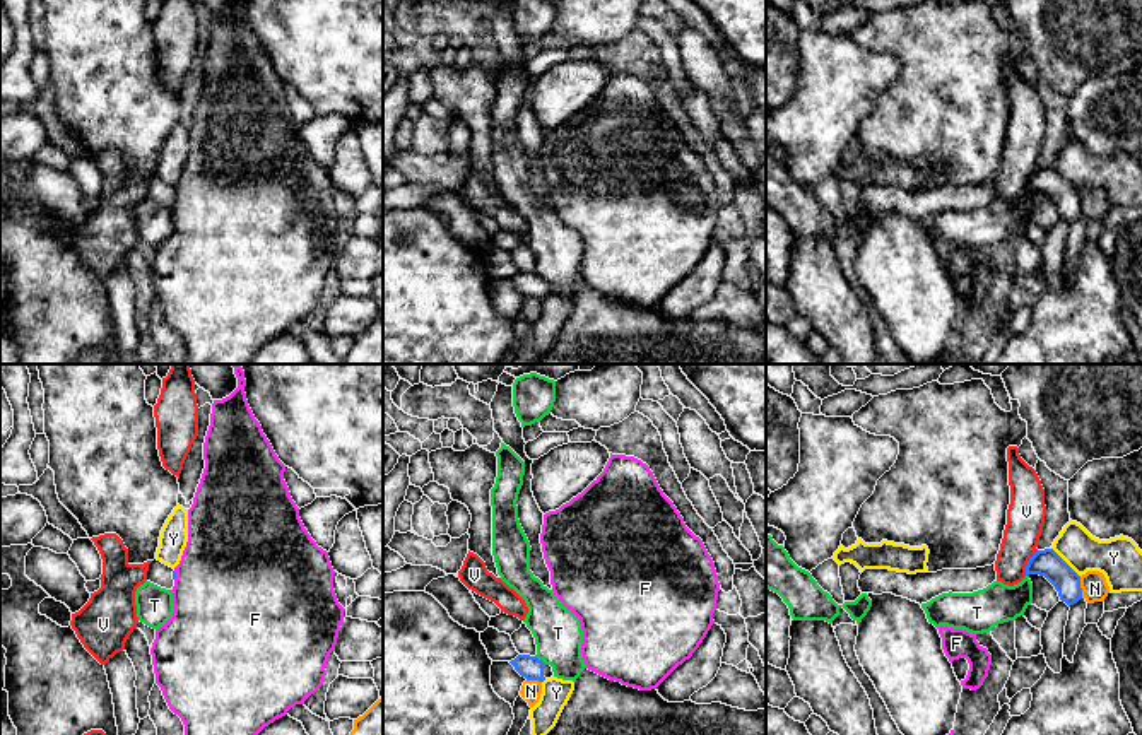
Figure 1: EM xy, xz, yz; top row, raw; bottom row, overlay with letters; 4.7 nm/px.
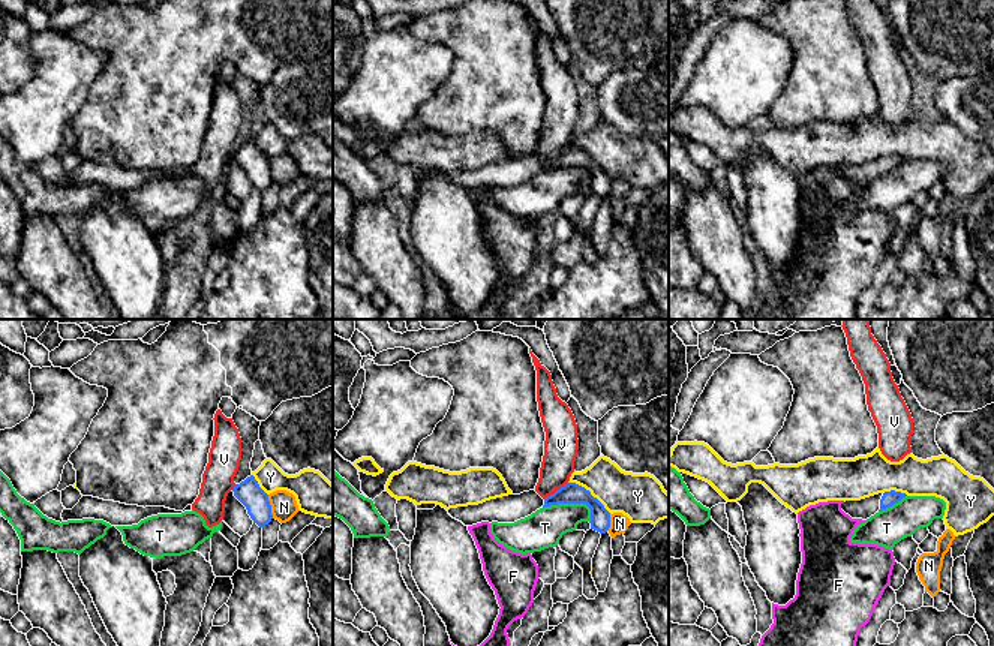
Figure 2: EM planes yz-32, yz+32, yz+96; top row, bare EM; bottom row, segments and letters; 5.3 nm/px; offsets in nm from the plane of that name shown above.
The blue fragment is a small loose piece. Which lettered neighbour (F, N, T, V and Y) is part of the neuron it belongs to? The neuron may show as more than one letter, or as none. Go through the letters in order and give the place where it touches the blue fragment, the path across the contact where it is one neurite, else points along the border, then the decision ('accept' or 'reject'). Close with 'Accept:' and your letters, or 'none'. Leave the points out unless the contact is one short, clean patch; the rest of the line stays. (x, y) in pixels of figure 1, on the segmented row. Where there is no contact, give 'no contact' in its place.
F: meets blue in xy at (175, 575); border along xy (175, 570), (175, 580); reject
N: meets blue in yz at (1079, 587); border along yz (1079, 576), (1083, 597); reject
T: meets blue in xz at (541, 660); border along xz (535, 655), (546, 664); reject
V: meets blue in yz at (1028, 563); border along yz (1036, 549), (1024, 575); reject
Y: meets blue in yz at (1065, 563); reject
Accept: none

